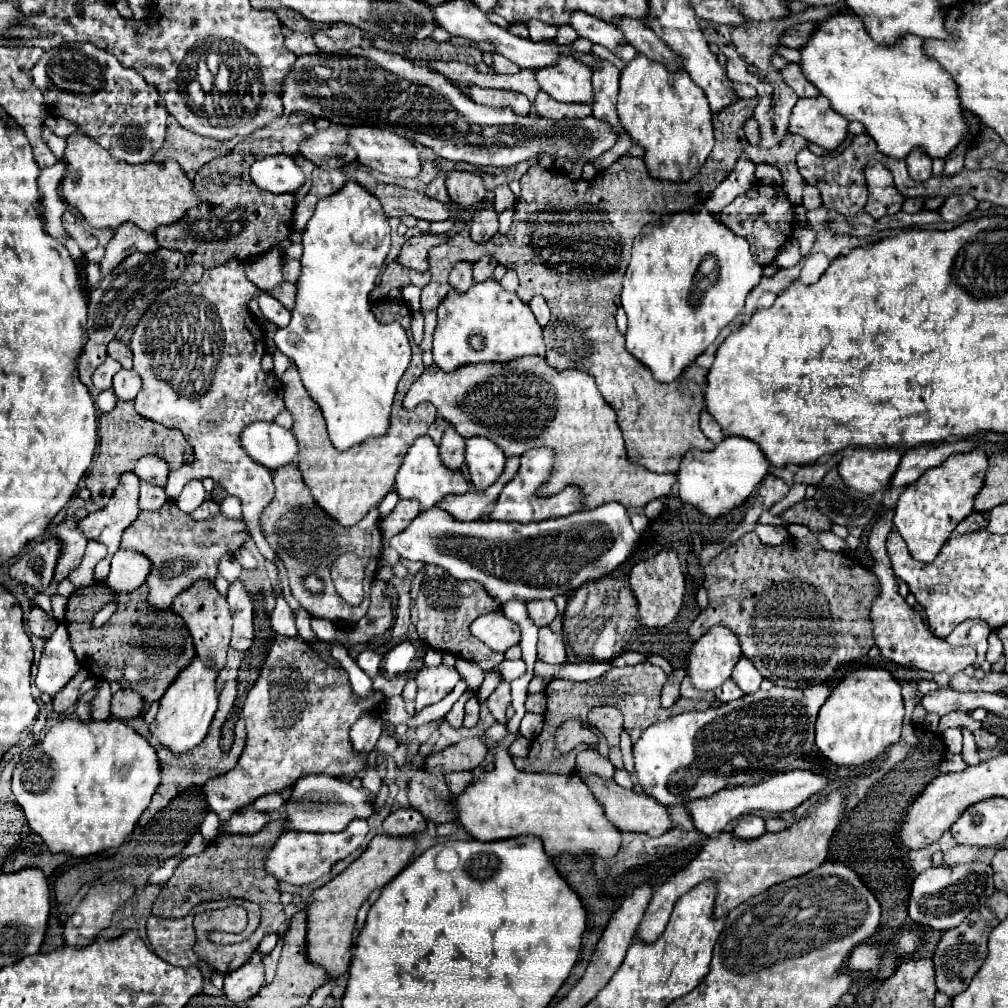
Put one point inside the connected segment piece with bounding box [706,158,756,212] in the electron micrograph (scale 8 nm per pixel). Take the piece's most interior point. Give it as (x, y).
(742, 178)

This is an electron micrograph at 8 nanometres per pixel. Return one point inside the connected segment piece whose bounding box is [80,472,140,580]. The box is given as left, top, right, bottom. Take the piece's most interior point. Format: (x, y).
(107, 525)

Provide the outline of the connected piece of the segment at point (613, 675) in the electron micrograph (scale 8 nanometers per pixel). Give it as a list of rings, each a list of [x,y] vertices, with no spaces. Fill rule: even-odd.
[[[646,662],[646,664],[636,664],[636,666],[624,666],[624,668],[612,668],[608,674],[608,704],[610,706],[616,706],[624,712],[624,718],[626,718],[626,732],[630,734],[632,738],[632,744],[638,740],[640,732],[644,732],[644,728],[648,728],[650,724],[656,724],[656,722],[662,722],[662,720],[668,720],[680,712],[688,712],[688,710],[706,710],[710,708],[712,704],[706,702],[706,700],[690,700],[690,698],[680,698],[680,702],[672,708],[662,708],[660,706],[660,692],[662,692],[662,686],[666,684],[666,674]]]

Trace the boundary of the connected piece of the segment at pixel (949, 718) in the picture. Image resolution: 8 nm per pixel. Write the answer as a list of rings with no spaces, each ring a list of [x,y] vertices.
[[[952,712],[940,718],[940,730],[948,730],[948,728],[966,728],[970,732],[976,732],[982,726],[968,712]]]

